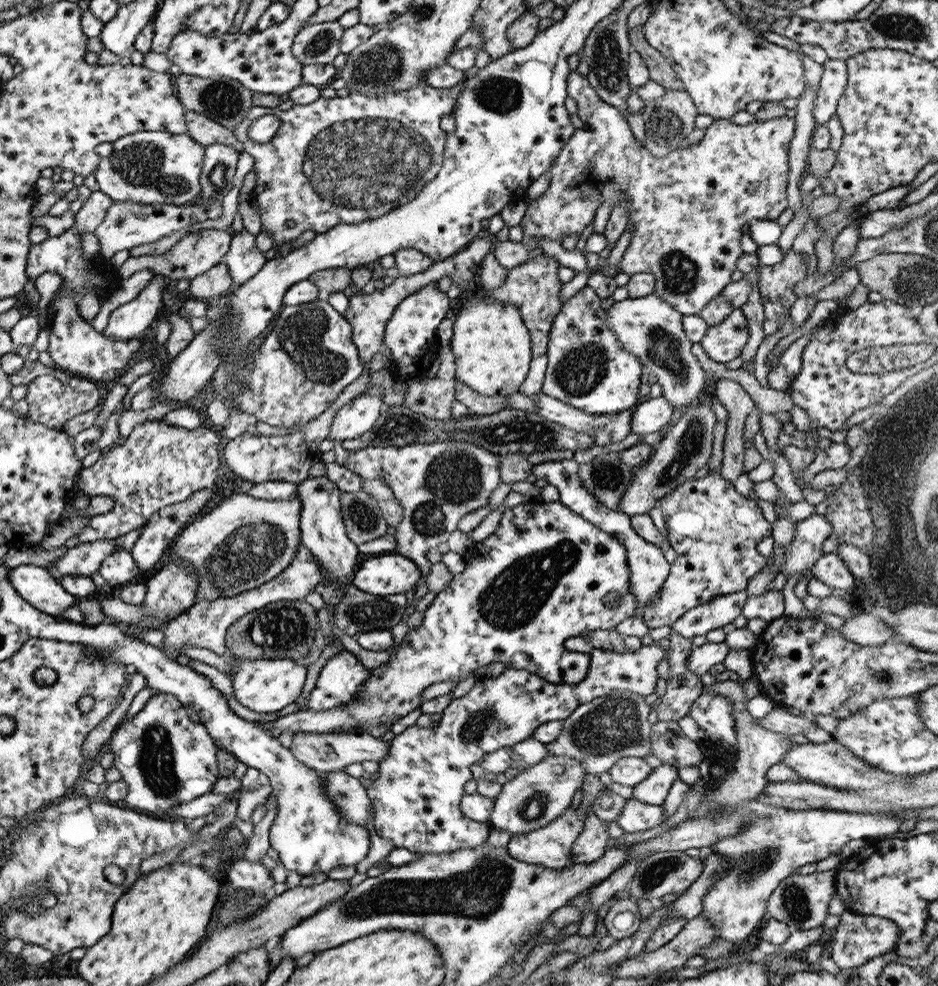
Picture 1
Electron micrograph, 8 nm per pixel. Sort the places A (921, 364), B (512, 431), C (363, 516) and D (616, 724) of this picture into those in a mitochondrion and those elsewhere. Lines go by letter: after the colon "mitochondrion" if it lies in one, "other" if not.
A: other
B: mitochondrion
C: mitochondrion
D: mitochondrion

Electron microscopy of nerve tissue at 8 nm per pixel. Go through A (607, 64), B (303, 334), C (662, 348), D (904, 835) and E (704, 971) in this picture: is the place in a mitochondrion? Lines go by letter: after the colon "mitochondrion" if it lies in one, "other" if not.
A: mitochondrion
B: mitochondrion
C: mitochondrion
D: other
E: other

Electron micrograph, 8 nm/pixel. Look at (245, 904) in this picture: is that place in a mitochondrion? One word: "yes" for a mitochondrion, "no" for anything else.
yes

